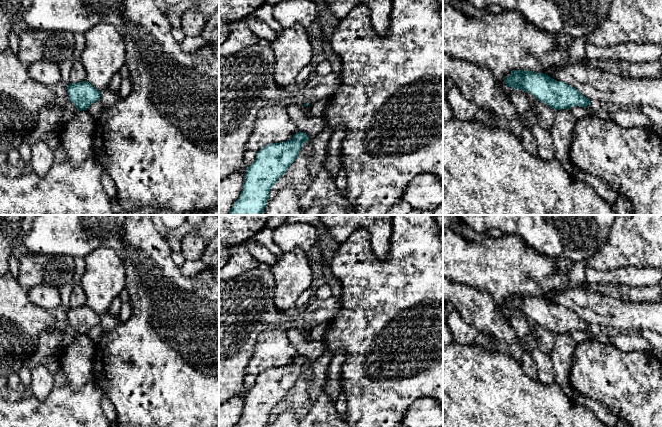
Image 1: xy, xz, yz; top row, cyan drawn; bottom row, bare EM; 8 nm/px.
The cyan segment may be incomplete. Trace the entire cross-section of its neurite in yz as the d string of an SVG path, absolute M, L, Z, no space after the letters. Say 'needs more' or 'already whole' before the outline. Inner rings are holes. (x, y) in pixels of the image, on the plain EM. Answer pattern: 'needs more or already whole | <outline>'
already whole | M513 294L510 300L504 300L507 310L515 314L522 313L532 318L538 325L554 334L569 333L573 330L587 332L590 324L576 312L563 305L557 305L544 297L529 294Z

